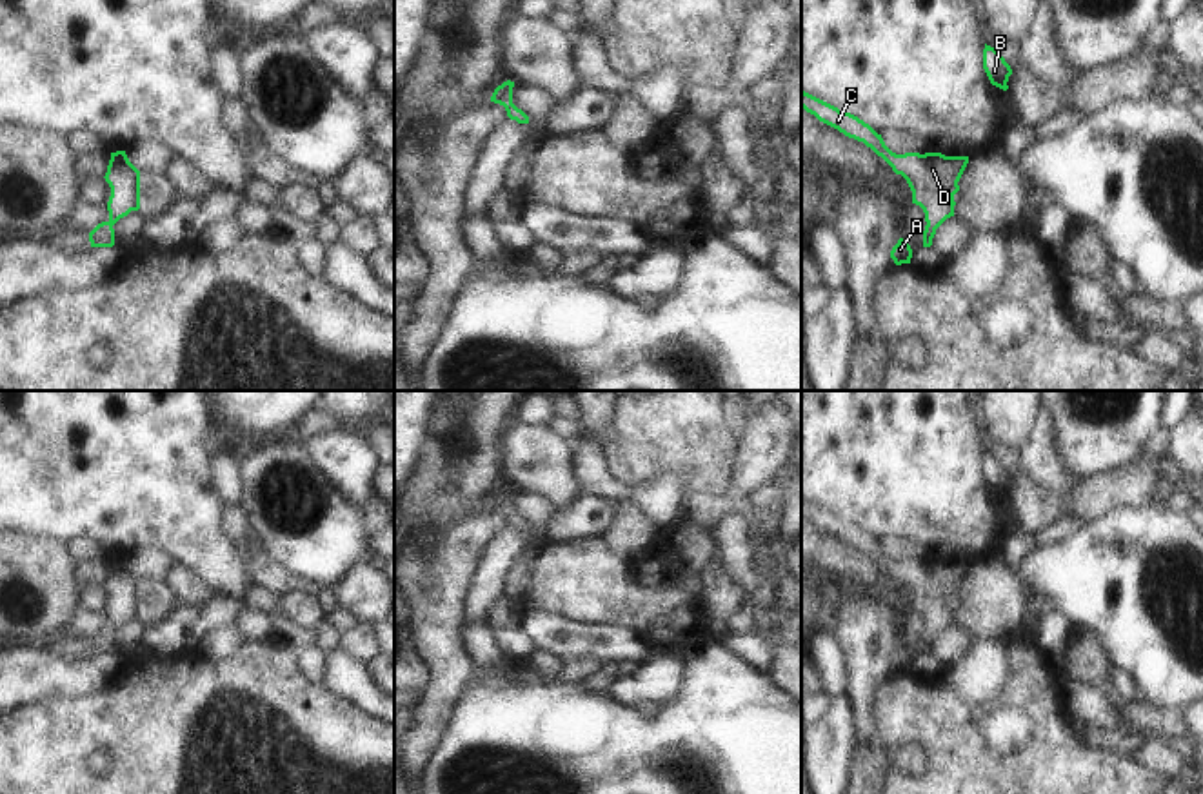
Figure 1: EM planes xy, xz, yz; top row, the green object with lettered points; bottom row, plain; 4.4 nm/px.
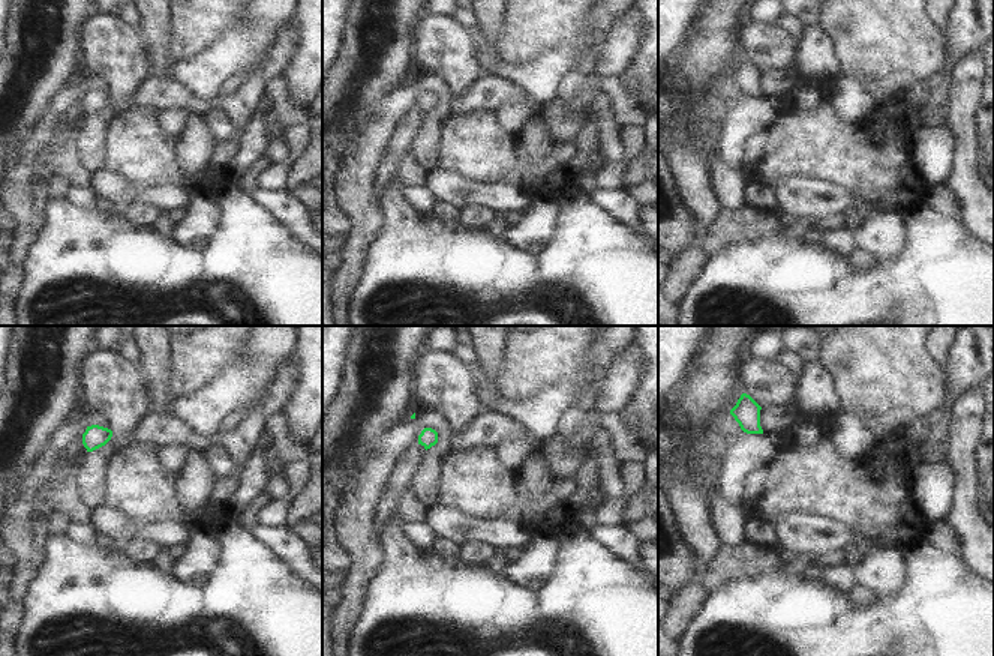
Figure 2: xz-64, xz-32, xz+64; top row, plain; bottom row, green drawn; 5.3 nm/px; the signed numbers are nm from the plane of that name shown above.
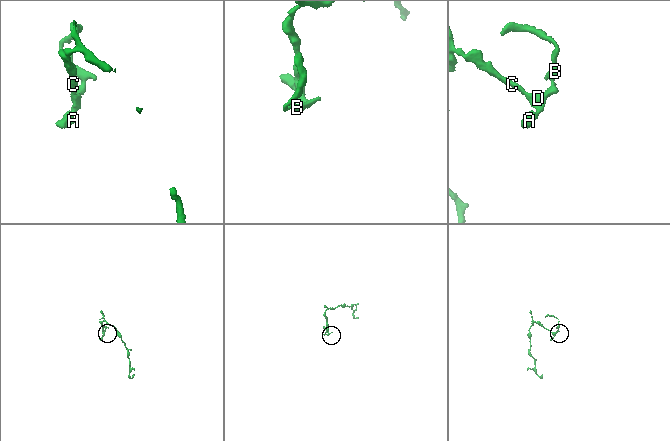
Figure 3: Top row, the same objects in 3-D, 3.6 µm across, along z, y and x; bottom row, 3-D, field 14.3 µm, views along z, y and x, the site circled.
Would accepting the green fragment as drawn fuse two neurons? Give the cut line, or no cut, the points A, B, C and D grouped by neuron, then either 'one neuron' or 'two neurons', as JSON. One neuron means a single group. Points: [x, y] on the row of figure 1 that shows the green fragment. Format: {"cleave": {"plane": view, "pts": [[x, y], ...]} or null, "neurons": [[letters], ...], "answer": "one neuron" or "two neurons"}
{"cleave": null, "neurons": [["A", "B", "C", "D"]], "answer": "one neuron"}

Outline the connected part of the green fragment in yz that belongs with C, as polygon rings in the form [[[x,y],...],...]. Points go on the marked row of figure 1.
[[[801,89],[801,107],[820,122],[838,129],[849,138],[863,142],[881,156],[896,174],[901,174],[910,191],[912,203],[925,213],[923,247],[932,245],[936,229],[954,216],[954,194],[959,191],[959,178],[969,164],[969,156],[945,156],[941,153],[892,153],[881,134],[850,113],[805,93]]]

